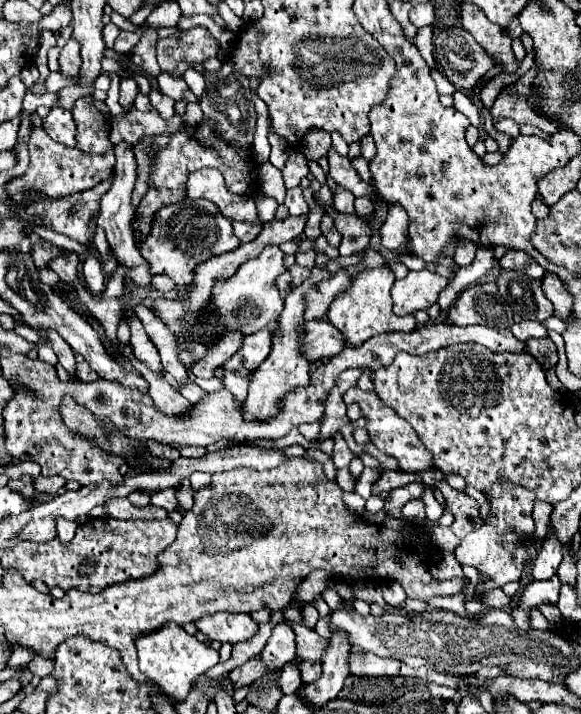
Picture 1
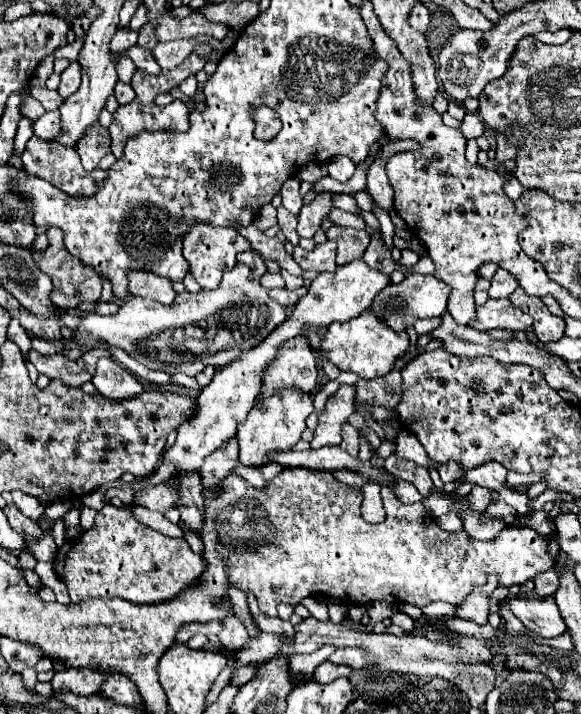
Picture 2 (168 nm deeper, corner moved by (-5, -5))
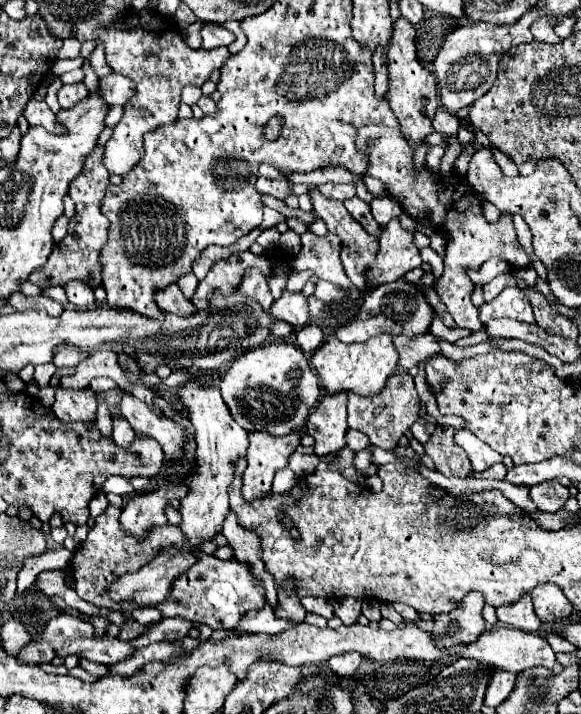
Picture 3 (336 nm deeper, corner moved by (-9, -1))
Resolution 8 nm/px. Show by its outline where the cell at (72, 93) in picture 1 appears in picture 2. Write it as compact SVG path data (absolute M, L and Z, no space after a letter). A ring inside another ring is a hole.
M34 88L34 98L38 98L42 102L42 106L46 110L58 110L62 104L62 98L56 90L46 90L46 88Z

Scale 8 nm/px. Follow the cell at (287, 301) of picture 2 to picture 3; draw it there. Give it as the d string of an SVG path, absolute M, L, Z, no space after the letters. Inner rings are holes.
M284 290L282 296L278 300L274 300L270 312L278 318L278 320L286 320L290 322L296 330L306 326L310 322L310 314L308 314L308 302L300 292L290 292Z

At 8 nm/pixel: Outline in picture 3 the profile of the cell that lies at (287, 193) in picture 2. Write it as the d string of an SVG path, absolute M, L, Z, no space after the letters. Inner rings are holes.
M266 164L260 166L258 180L256 180L256 188L262 194L272 194L278 200L286 200L288 196L292 196L290 186L292 186L292 182L284 174L280 174L276 168L266 166Z

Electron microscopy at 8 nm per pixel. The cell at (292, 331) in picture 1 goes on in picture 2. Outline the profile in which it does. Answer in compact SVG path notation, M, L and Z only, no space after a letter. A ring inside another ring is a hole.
M286 388L276 396L256 402L248 418L238 426L236 438L240 442L240 462L246 468L262 468L270 464L268 454L280 450L292 450L300 440L300 434L306 430L306 418L314 410L312 398L296 388Z

